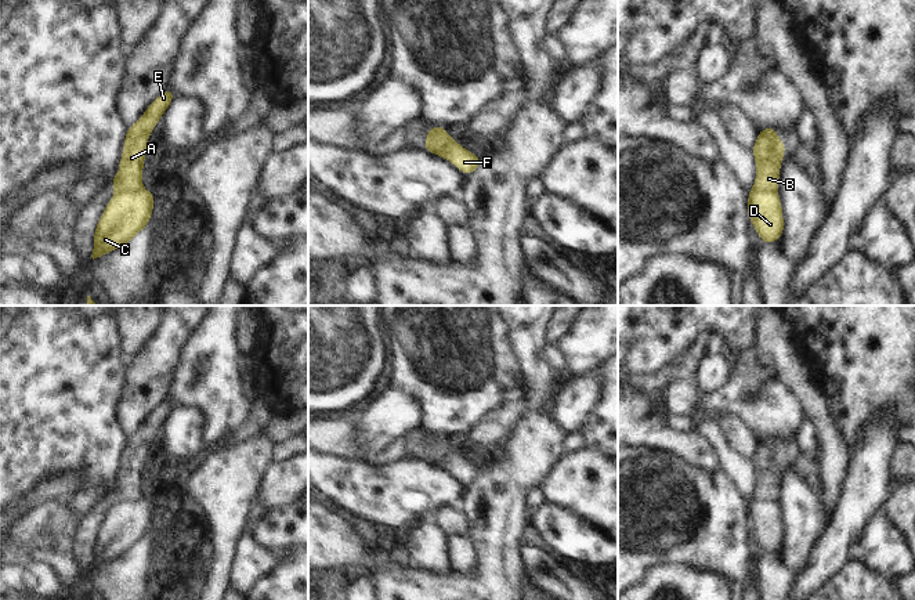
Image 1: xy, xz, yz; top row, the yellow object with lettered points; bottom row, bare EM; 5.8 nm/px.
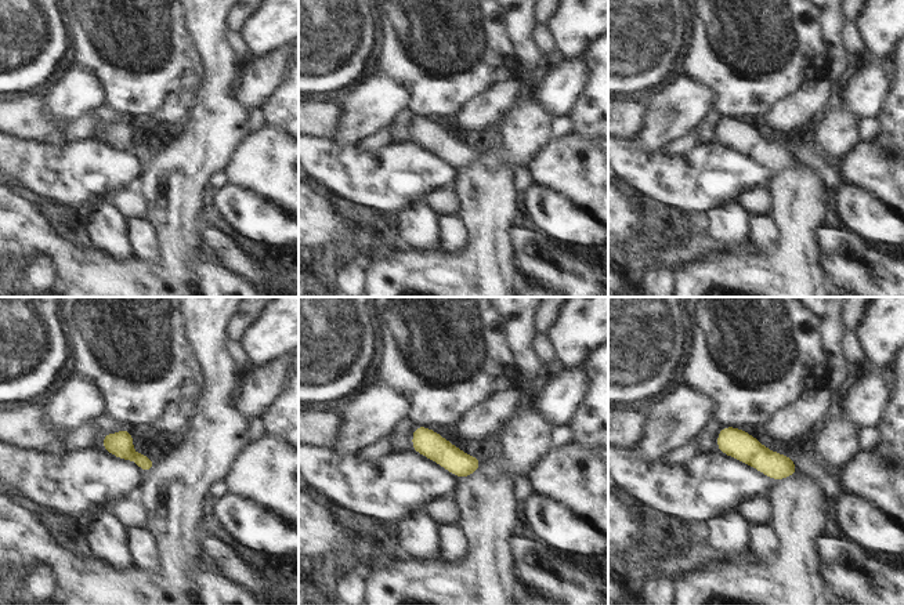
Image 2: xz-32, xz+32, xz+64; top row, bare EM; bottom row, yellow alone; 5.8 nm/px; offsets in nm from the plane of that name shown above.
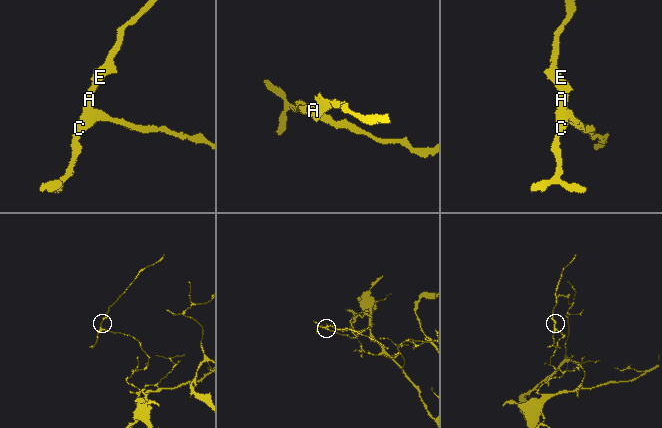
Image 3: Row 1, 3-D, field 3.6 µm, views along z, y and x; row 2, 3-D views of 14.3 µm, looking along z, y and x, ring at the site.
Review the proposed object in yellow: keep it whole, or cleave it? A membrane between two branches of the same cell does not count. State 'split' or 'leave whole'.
split

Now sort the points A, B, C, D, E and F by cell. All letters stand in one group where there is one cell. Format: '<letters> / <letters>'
A B E / C D F

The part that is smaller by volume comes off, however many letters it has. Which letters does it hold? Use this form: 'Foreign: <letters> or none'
Foreign: A, B, E

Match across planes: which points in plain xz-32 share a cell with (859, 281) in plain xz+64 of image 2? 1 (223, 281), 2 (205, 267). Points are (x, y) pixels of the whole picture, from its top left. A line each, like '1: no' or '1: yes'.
1: no
2: no

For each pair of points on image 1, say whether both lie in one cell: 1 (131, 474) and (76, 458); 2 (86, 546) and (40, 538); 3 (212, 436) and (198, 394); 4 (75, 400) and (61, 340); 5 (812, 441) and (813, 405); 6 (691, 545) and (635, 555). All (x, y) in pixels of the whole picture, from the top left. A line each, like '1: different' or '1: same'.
1: different
2: different
3: same
4: same
5: different
6: same

